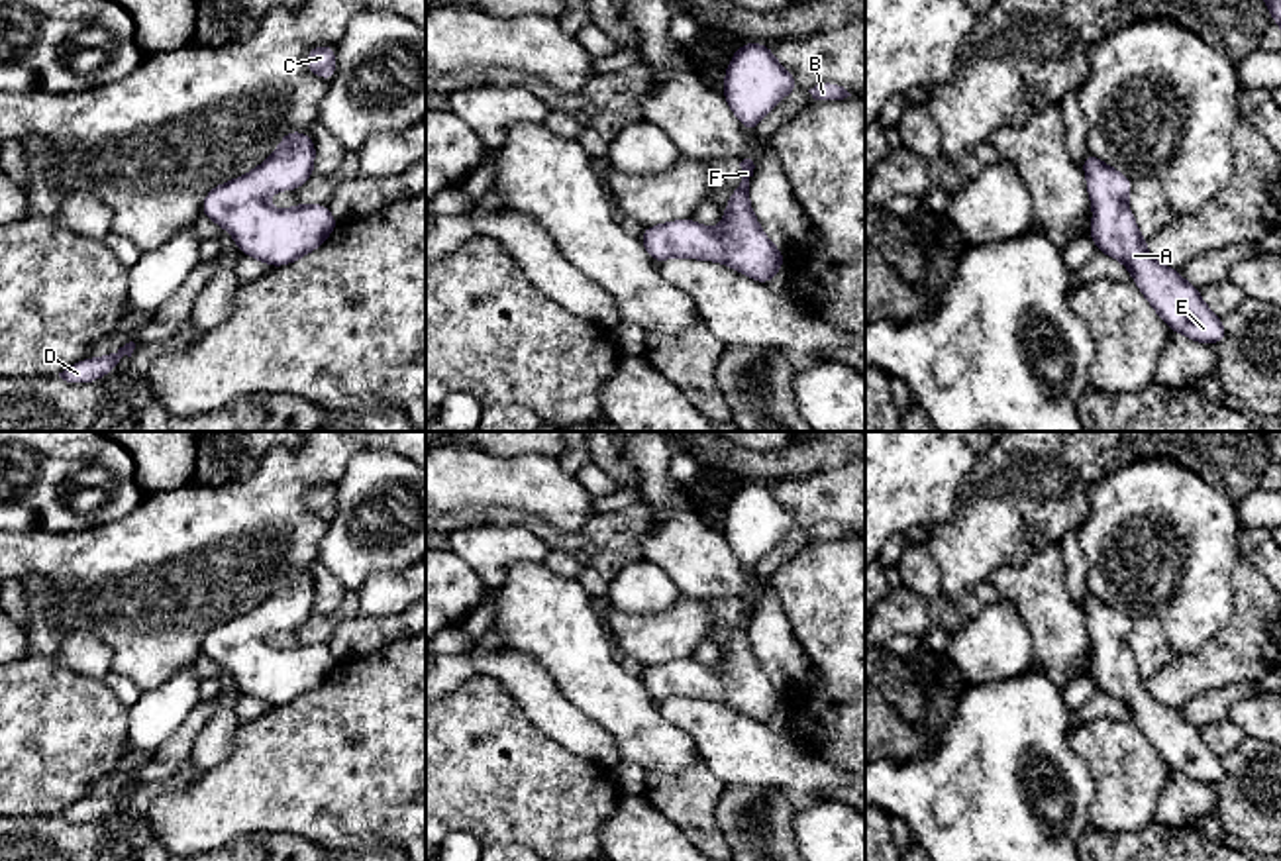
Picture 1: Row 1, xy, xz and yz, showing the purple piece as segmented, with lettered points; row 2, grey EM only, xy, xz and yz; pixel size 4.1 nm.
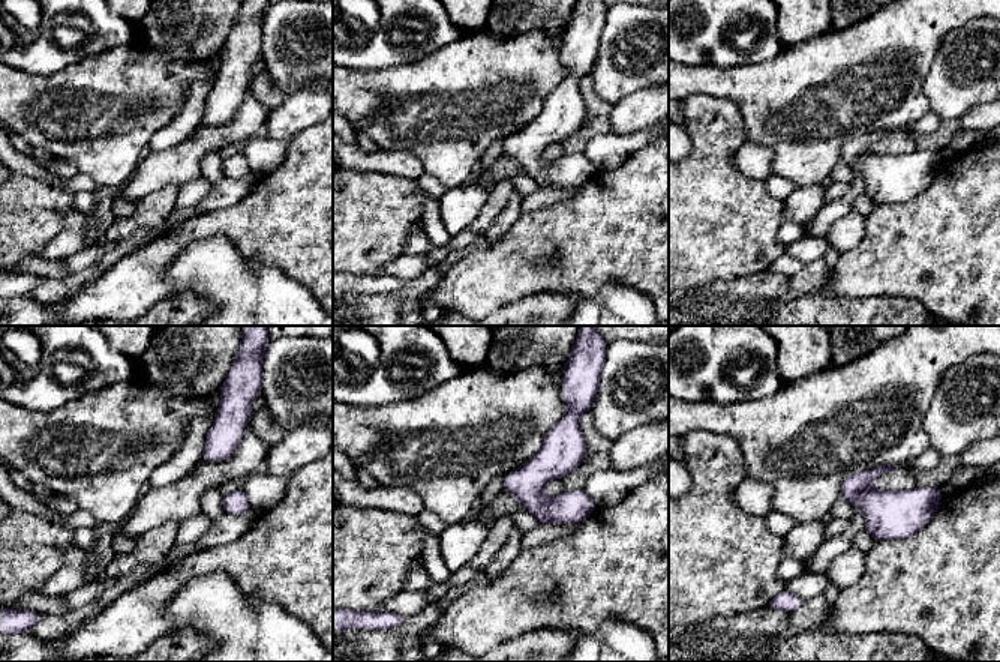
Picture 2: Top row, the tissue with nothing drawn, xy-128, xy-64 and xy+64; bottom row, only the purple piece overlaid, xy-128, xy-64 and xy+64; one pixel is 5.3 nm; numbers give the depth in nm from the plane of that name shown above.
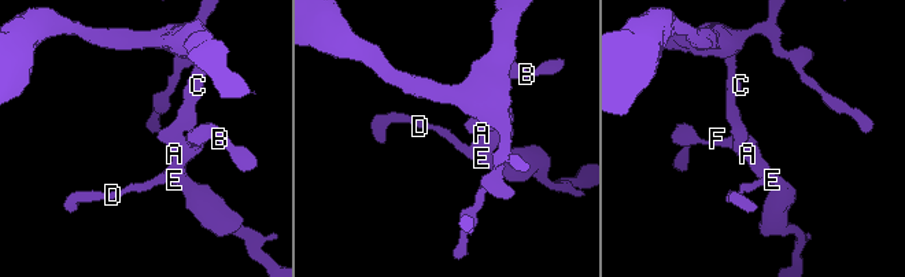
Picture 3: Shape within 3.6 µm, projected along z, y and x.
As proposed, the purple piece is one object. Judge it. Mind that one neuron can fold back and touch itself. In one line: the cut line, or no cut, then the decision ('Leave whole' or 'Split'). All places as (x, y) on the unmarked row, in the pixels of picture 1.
No split. Leave whole

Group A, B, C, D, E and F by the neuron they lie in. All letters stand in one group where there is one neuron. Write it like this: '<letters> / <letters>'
A B C D E F

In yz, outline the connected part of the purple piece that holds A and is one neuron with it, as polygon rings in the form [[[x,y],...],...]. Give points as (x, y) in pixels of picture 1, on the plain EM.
[[[1095,596],[1081,602],[1093,645],[1091,679],[1099,690],[1126,704],[1150,745],[1171,767],[1189,779],[1214,785],[1226,779],[1226,767],[1177,708],[1157,702],[1126,643],[1132,620]]]

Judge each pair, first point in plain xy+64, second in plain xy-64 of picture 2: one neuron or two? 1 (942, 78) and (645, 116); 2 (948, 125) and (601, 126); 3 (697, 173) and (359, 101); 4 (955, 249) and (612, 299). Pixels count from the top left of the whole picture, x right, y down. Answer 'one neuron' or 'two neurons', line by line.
1: two neurons
2: one neuron
3: two neurons
4: two neurons

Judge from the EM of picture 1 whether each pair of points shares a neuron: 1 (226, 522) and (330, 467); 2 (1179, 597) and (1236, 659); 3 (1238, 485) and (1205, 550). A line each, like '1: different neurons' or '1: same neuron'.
1: same neuron
2: different neurons
3: different neurons

